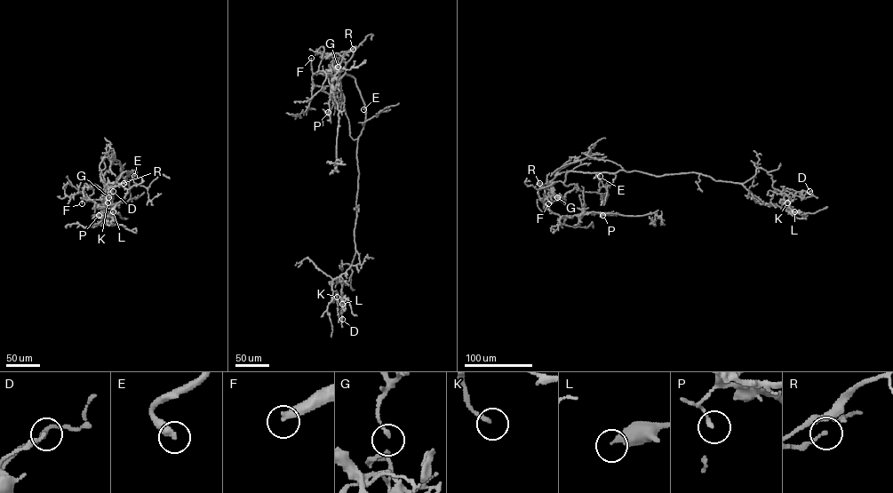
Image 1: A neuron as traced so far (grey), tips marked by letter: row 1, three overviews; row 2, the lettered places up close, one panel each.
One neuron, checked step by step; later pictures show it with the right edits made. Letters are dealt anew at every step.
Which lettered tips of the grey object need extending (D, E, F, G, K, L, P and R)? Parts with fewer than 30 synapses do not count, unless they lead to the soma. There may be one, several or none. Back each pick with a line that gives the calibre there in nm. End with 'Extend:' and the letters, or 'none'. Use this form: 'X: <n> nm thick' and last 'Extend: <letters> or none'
E: 320 nm thick
F: 340 nm thick
K: 200 nm thick
Extend: E, F, K

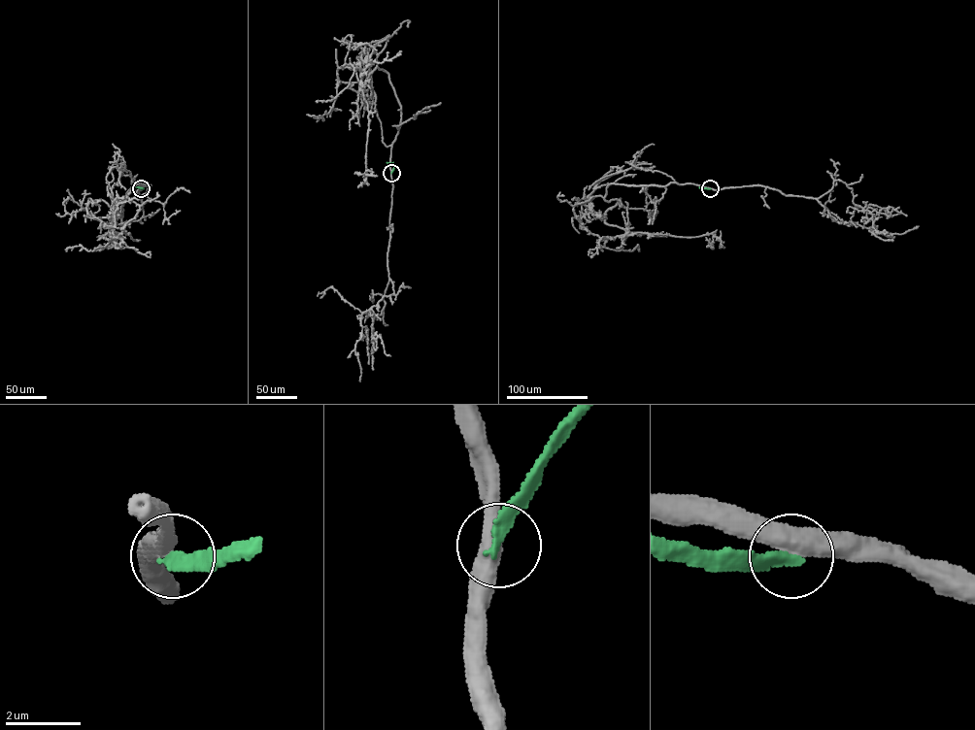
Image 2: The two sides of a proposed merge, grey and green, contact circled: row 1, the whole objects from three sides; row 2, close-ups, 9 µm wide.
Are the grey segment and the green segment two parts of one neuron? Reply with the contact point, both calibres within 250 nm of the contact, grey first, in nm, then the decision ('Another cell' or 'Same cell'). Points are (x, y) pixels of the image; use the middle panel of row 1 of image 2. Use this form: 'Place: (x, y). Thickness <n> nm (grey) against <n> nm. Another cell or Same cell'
Place: (391, 173). Thickness 480 nm (grey) against 280 nm. Another cell

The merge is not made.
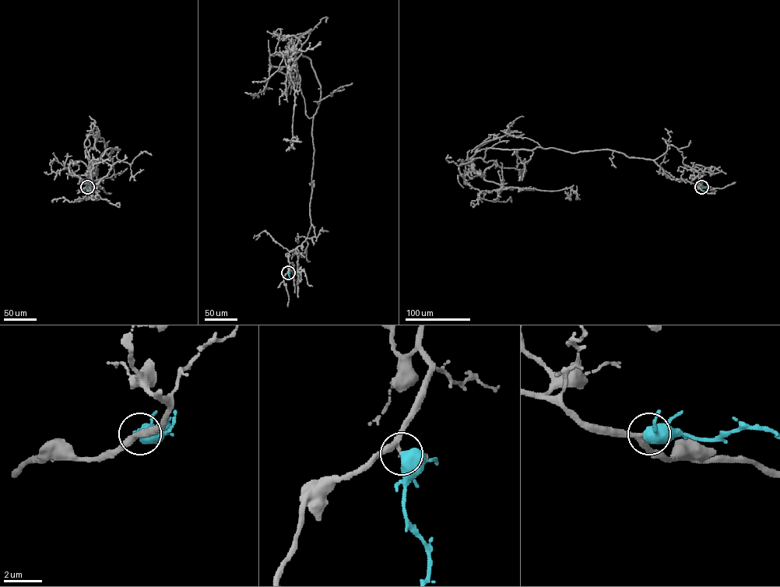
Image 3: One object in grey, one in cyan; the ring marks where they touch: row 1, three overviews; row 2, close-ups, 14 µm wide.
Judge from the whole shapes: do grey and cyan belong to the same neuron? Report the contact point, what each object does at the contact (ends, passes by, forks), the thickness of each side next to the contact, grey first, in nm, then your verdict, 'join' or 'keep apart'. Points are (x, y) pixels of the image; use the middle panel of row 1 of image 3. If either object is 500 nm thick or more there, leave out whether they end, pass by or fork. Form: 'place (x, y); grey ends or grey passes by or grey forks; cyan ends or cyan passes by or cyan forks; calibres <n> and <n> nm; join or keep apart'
place (288, 272); calibres 240 and 650 nm; join

